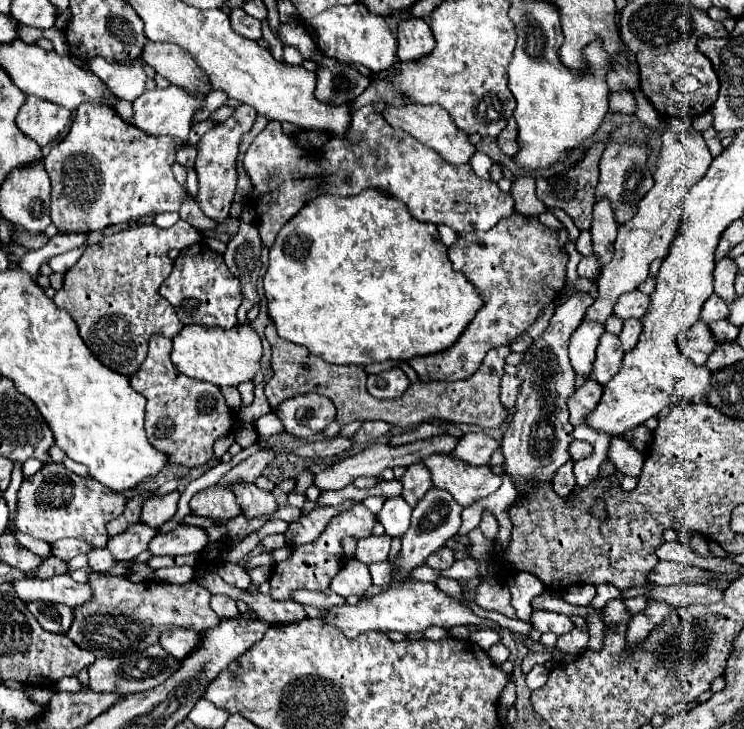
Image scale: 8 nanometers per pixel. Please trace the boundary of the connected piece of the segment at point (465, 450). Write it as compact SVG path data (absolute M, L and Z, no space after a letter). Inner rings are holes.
M478 431L478 433L462 435L456 449L452 451L452 455L470 465L488 465L492 453L500 447L502 447L500 441L486 435L484 431Z

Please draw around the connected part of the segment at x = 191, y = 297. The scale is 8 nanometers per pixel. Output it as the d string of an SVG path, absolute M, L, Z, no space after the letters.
M196 243L180 251L170 277L160 285L160 295L172 303L184 325L196 323L222 329L236 325L236 309L242 303L240 281L228 271L222 255L212 251L206 243Z

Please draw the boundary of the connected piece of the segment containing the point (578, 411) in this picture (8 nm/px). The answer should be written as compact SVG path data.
M586 379L582 387L576 387L576 391L570 395L570 401L566 401L570 411L570 423L574 427L584 423L584 415L596 407L600 397L602 397L602 385L598 385L596 381Z

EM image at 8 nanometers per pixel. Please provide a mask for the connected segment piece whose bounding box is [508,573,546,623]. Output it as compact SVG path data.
M514 573L508 581L510 585L510 593L512 593L512 607L516 609L518 617L528 623L530 615L532 615L532 599L536 595L540 595L546 587L542 585L542 581L538 581L538 577L530 575L530 573Z

